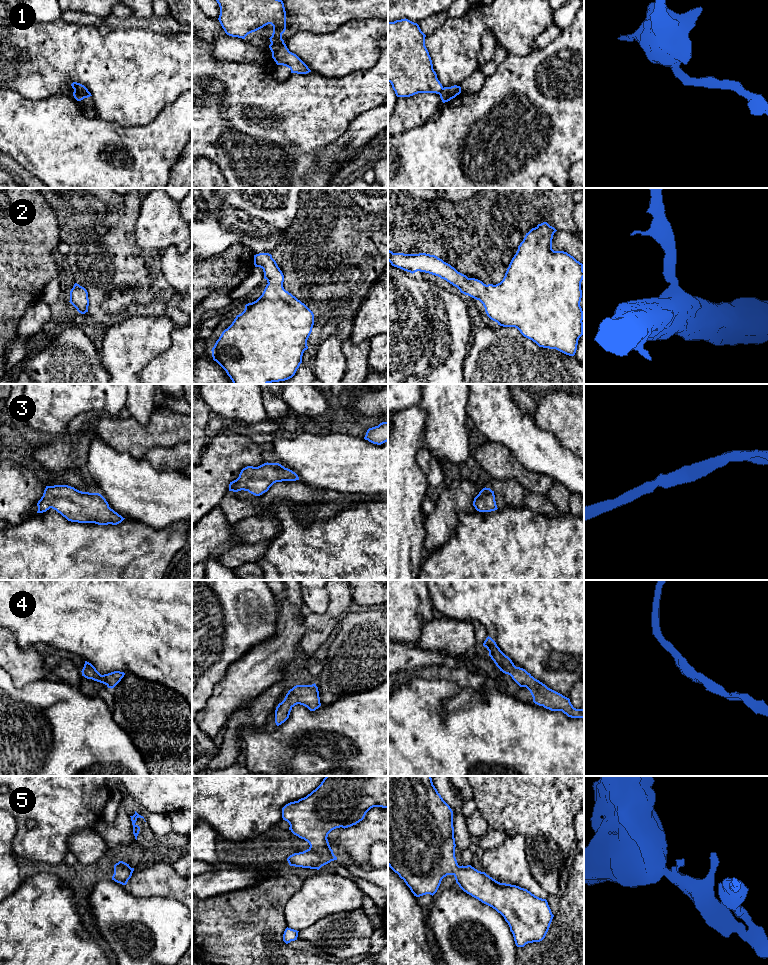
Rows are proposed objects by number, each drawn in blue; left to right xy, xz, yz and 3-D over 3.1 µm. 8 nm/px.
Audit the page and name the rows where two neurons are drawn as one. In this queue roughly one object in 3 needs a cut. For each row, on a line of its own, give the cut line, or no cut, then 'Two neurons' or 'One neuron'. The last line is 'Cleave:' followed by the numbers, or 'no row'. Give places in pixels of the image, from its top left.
1: Split along xy (74, 90), (87, 91). Two neurons
2: No split. One neuron
3: No split. One neuron
4: No split. One neuron
5: No split. One neuron
Cleave: 1

